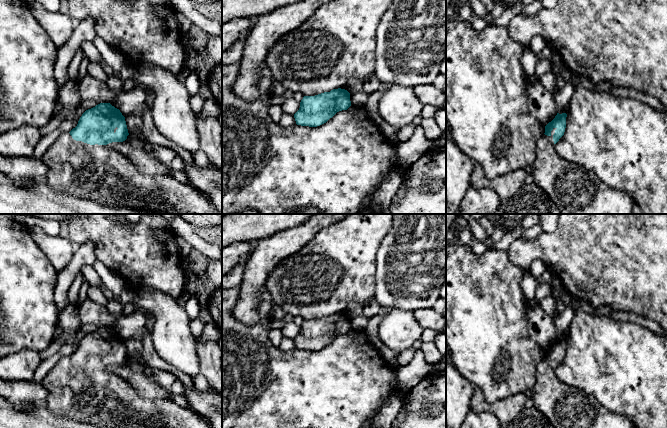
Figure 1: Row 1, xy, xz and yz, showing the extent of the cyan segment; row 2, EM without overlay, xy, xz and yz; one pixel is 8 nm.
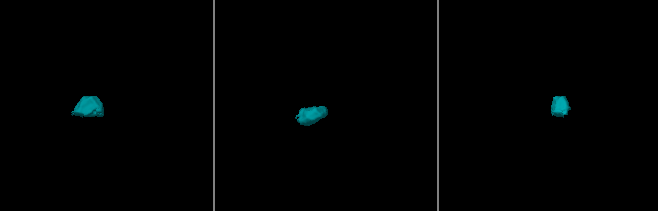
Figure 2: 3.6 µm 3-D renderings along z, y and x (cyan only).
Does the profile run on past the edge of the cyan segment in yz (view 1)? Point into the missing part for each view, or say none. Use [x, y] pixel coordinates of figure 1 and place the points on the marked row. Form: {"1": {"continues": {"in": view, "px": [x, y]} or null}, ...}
{"1": {"continues": {"in": "yz", "px": [574, 190]}}}

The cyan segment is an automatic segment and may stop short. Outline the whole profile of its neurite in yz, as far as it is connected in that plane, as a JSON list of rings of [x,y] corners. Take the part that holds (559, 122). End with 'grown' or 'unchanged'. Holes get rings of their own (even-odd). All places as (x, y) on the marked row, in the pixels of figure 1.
[[[566,113],[559,114],[545,126],[545,133],[536,142],[536,159],[532,165],[532,177],[562,214],[632,214],[635,200],[620,189],[614,189],[601,181],[595,173],[561,158],[555,144],[564,135]]]; grown

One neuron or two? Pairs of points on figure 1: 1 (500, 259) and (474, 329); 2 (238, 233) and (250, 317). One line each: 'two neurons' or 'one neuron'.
1: one neuron
2: two neurons

